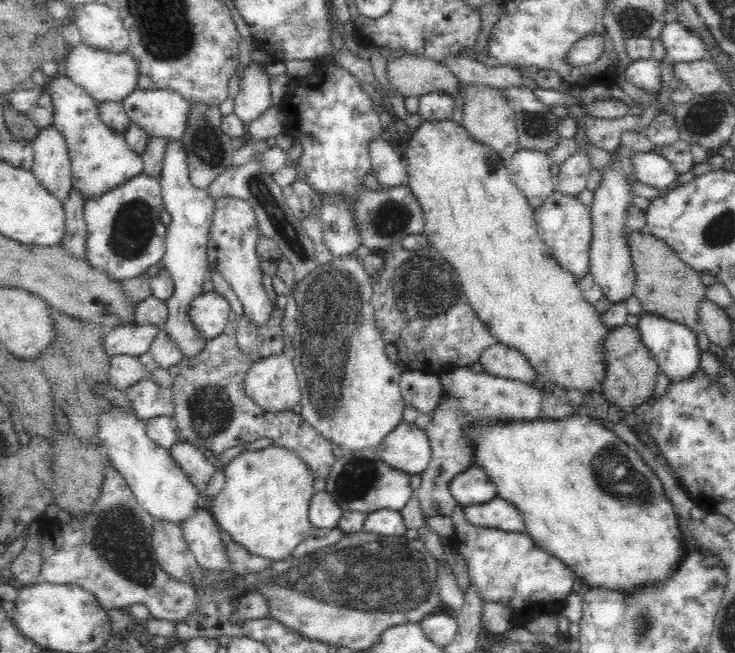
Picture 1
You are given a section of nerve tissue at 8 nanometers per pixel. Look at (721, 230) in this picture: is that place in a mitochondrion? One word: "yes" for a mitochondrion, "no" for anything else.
yes

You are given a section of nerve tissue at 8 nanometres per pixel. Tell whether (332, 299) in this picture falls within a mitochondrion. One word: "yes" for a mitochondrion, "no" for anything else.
yes

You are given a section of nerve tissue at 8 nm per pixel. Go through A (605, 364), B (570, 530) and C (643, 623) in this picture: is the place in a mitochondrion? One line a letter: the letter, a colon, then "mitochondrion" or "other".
A: other
B: other
C: mitochondrion

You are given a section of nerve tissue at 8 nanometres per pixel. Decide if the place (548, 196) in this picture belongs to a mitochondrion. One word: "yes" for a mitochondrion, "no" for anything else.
no

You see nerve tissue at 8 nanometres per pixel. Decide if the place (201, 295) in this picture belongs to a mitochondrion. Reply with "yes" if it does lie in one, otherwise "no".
no

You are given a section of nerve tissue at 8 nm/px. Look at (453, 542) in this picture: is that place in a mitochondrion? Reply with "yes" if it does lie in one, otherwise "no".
no

